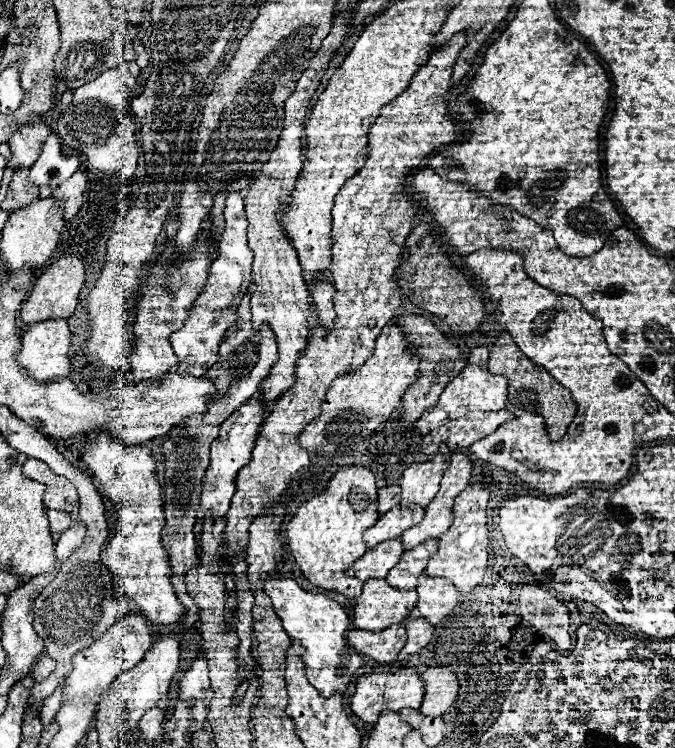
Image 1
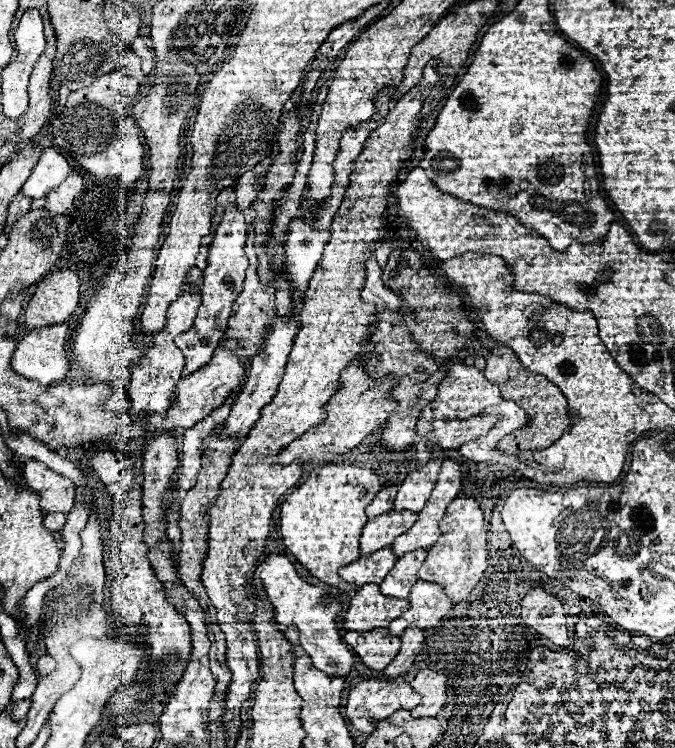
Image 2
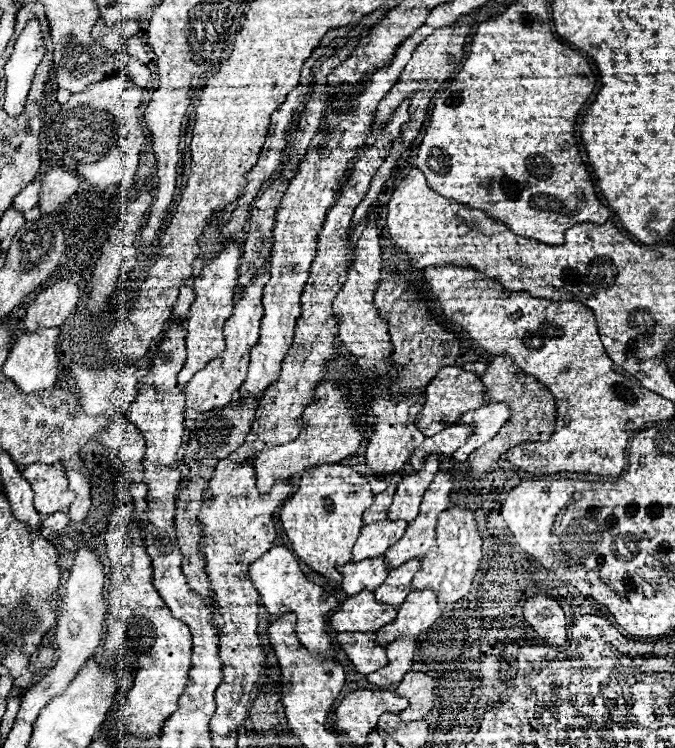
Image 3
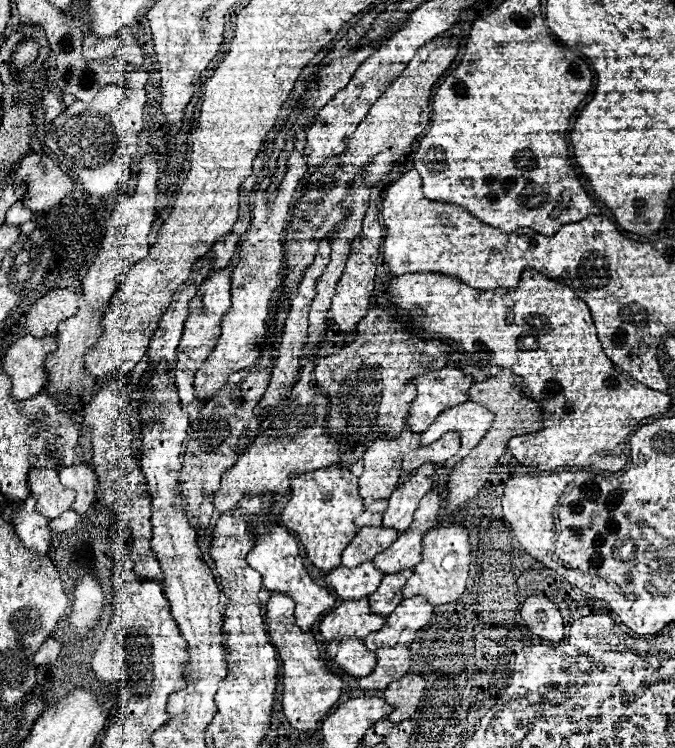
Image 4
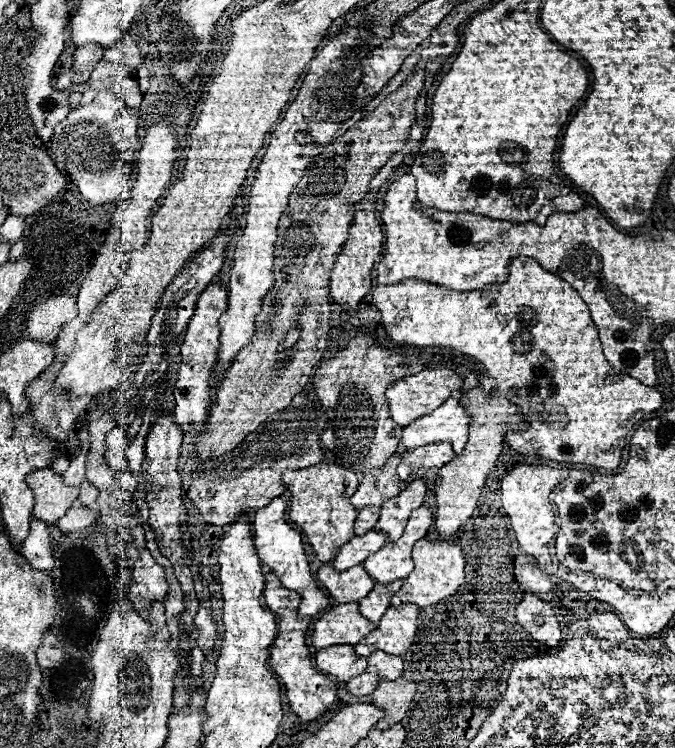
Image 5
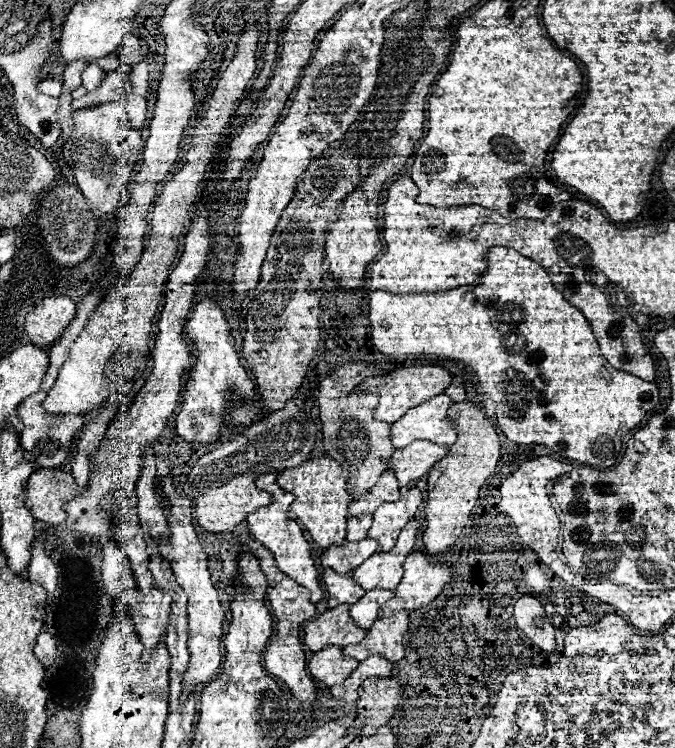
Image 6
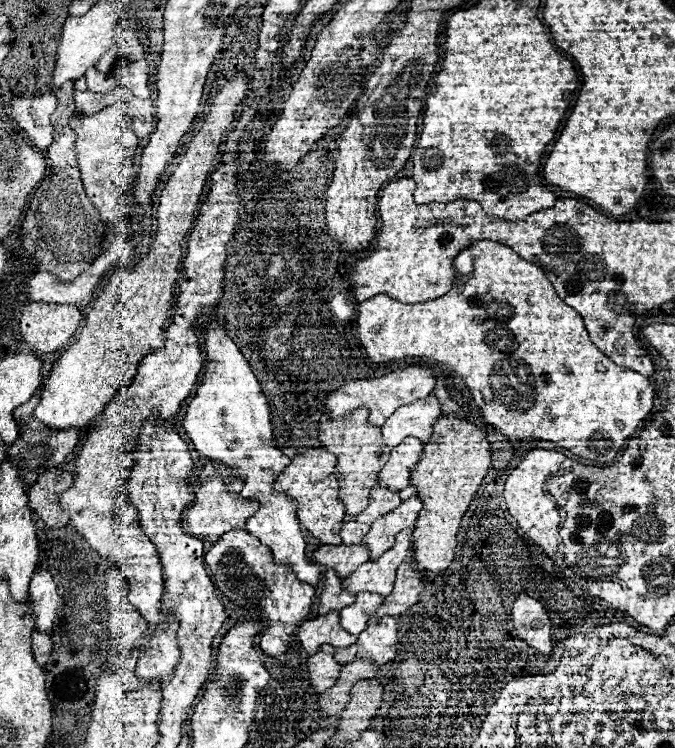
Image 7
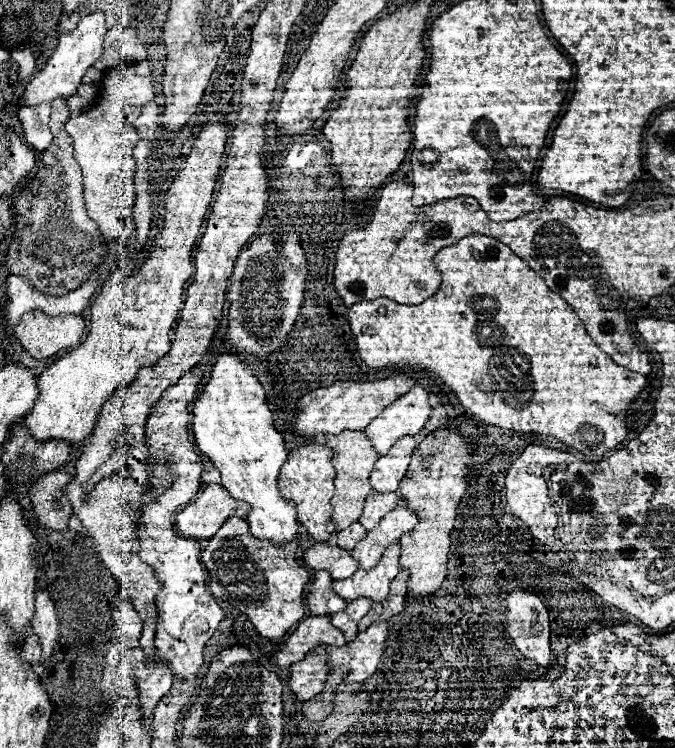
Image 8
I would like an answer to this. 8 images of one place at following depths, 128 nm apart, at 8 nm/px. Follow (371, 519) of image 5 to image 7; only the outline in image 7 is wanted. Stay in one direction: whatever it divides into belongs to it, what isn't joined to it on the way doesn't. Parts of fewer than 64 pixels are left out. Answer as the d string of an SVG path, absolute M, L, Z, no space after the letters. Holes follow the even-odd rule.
M350 520L350 522L344 522L342 530L340 530L340 536L342 536L342 544L346 546L354 546L354 544L362 544L362 538L366 536L366 532L370 530L368 524L360 524L356 520Z

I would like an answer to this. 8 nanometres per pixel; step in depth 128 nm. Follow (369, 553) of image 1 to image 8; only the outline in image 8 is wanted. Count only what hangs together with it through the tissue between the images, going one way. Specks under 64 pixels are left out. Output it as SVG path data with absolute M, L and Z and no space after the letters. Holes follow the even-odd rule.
M318 572L318 574L314 574L314 580L306 592L306 606L308 606L310 614L328 616L328 614L336 614L336 612L344 610L346 602L334 594L330 574Z

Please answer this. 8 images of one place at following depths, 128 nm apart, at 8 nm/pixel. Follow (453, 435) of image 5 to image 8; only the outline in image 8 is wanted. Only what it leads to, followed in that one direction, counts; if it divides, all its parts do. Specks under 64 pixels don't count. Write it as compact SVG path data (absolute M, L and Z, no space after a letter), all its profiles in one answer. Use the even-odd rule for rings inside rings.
M414 386L366 426L364 434L370 438L376 452L382 456L402 436L416 436L430 417L429 392L424 386Z

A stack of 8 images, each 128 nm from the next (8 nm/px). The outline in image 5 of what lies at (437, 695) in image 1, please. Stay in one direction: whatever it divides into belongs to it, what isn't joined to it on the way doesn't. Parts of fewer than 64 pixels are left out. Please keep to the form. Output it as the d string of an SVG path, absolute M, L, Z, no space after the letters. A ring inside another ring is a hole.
M398 678L394 682L378 682L378 688L372 692L372 704L384 710L382 722L374 728L390 728L392 724L402 724L408 716L414 716L414 682Z

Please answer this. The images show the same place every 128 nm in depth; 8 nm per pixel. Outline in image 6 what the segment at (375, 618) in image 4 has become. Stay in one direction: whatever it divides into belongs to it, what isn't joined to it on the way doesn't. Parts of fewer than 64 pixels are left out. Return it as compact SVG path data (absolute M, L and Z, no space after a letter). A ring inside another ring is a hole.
M336 606L332 610L326 610L320 618L308 622L304 626L304 644L312 652L320 652L326 646L338 644L338 646L348 646L348 644L358 644L366 638L366 630L358 628L350 614L348 606Z

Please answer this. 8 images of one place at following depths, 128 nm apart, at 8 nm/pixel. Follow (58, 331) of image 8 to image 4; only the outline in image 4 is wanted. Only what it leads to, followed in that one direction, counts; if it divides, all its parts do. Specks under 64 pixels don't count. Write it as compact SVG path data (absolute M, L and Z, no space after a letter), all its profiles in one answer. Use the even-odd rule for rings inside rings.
M52 290L46 296L38 298L38 302L30 308L28 316L26 316L26 328L32 336L36 338L44 338L44 336L52 336L58 328L60 322L64 322L66 318L74 316L78 306L76 306L76 294L70 290Z

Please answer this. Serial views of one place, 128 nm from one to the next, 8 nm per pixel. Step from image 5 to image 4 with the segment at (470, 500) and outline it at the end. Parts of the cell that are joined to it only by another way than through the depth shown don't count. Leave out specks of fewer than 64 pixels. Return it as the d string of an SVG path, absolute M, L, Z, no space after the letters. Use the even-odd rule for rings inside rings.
M500 370L496 376L492 376L484 382L472 384L472 388L468 390L468 398L470 398L470 402L478 402L478 404L486 406L494 414L494 422L492 422L492 428L482 438L482 442L466 458L462 458L448 474L448 484L446 484L448 486L448 498L446 498L448 516L458 514L466 502L476 498L476 494L488 480L486 468L492 468L496 464L496 460L502 456L508 438L538 432L544 428L542 416L540 416L542 414L540 404L522 396L522 380L518 376L514 376L510 370Z

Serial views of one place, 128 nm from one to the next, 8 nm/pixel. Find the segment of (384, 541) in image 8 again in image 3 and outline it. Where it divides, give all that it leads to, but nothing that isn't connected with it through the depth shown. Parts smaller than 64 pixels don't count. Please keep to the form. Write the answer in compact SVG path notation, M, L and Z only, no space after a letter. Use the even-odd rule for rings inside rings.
M430 454L422 466L422 470L402 478L402 482L396 488L394 494L394 502L388 510L388 520L404 520L404 522L412 522L418 512L420 512L420 502L424 492L428 490L430 482L434 480L436 472L438 472L440 460L438 454Z

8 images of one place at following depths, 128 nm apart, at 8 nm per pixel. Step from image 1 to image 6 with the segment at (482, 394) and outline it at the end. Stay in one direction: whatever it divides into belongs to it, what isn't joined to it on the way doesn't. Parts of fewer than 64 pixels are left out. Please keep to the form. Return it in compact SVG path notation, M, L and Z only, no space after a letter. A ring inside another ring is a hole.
M431 364L415 365L410 367L394 370L386 376L374 376L374 378L366 378L358 388L354 388L354 394L360 392L368 392L368 394L378 394L378 406L374 408L374 418L380 422L396 422L398 418L402 418L402 414L406 414L406 410L438 396L444 392L444 388L450 384L452 376L448 374L448 370Z

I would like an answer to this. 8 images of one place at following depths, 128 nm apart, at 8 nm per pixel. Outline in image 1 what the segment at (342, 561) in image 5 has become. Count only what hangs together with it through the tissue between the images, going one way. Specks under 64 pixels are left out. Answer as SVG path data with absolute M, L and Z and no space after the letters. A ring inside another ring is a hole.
M410 506L410 508L392 508L384 516L378 518L374 526L370 526L364 532L364 542L366 548L374 548L380 542L386 542L390 538L398 538L404 530L410 526L416 526L424 518L424 508L422 506Z

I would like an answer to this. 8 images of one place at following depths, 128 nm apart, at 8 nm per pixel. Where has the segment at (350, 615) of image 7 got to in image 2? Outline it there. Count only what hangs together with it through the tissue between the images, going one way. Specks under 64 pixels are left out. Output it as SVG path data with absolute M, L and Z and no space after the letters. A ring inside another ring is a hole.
M414 550L404 554L380 584L380 592L390 598L406 600L412 586L418 582L418 570L424 558L426 558L426 550Z

